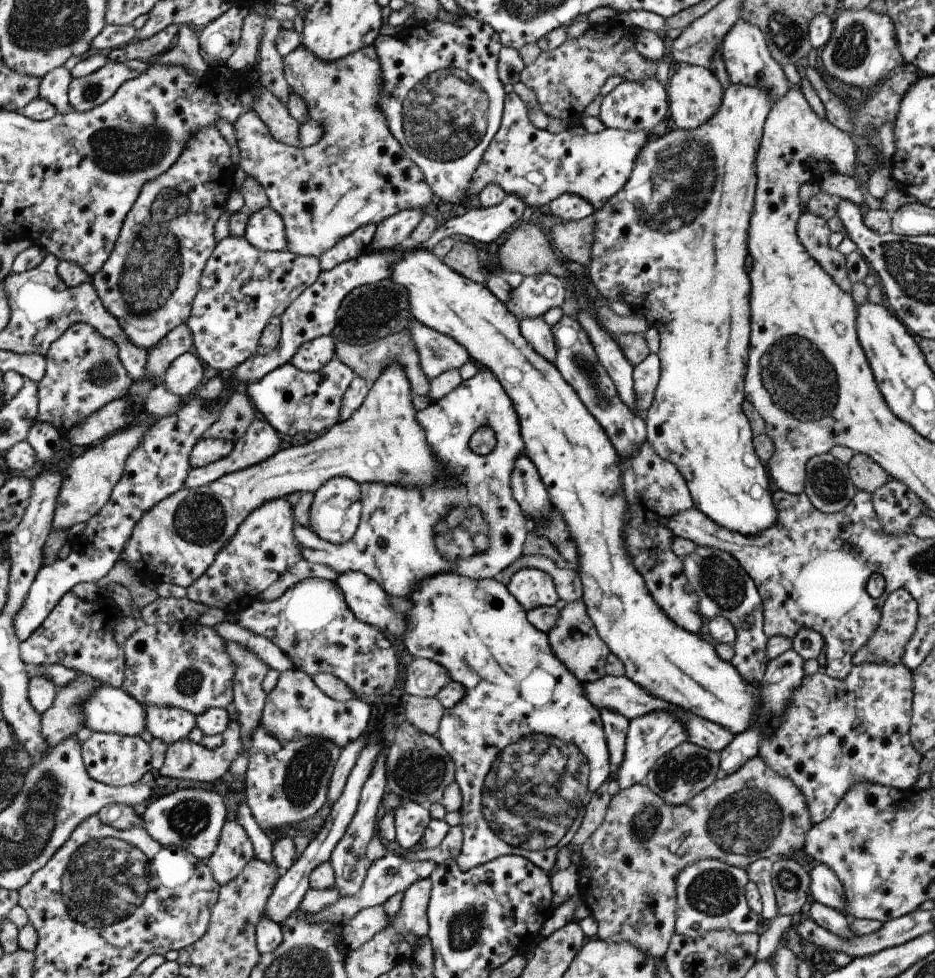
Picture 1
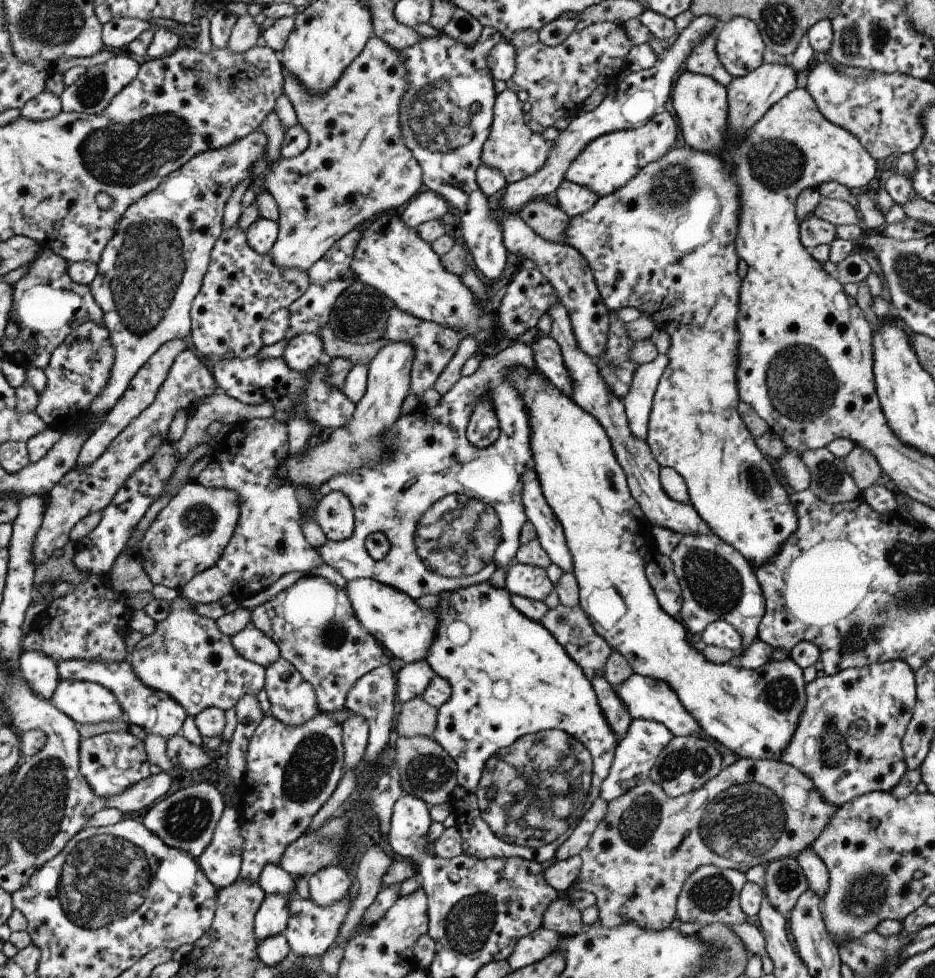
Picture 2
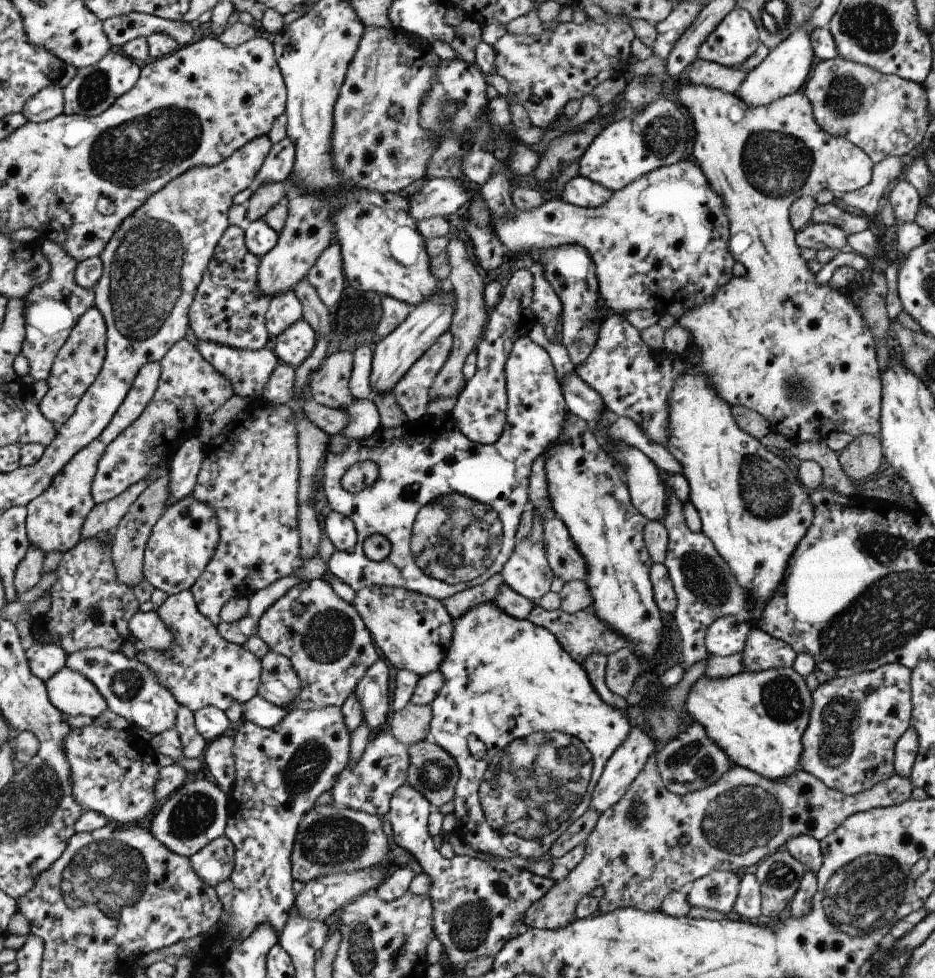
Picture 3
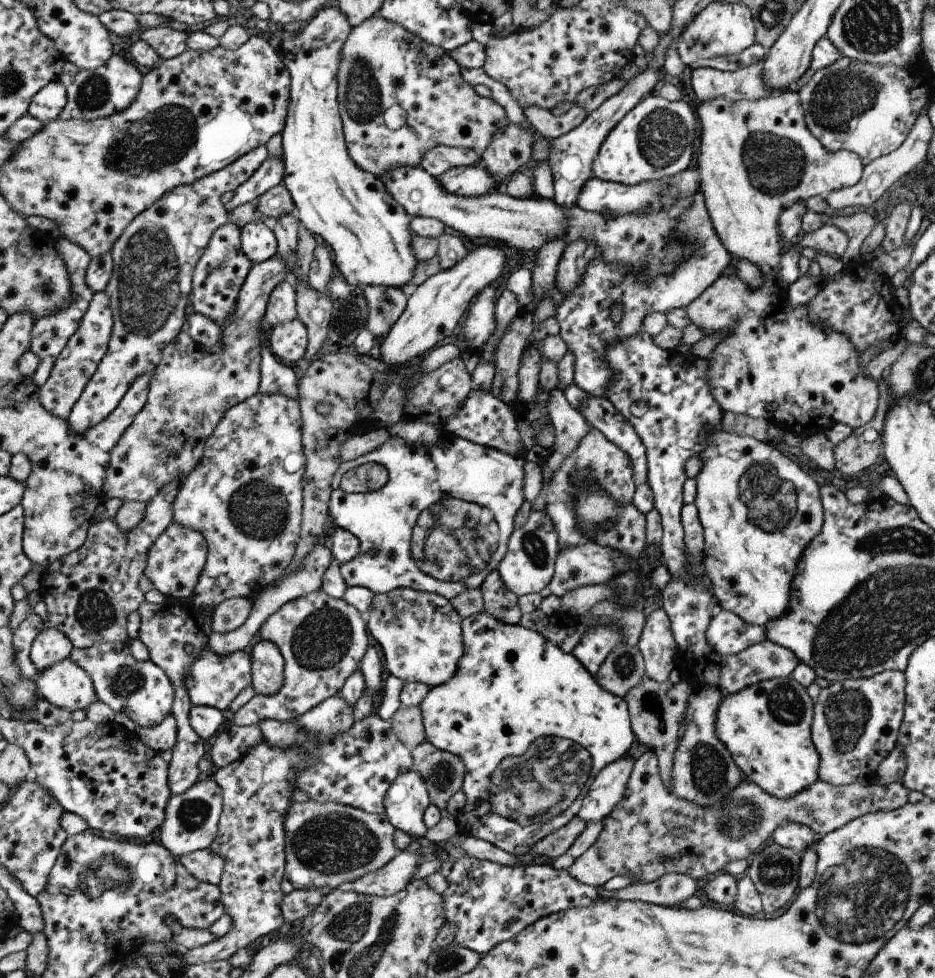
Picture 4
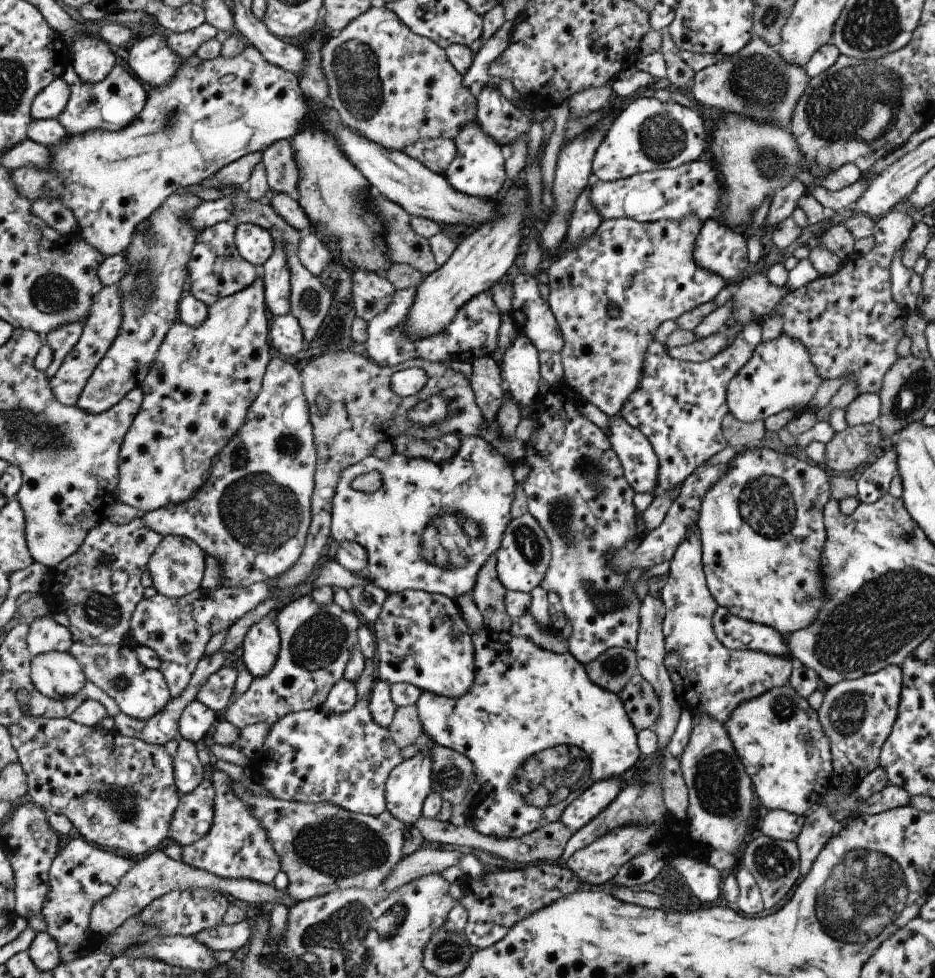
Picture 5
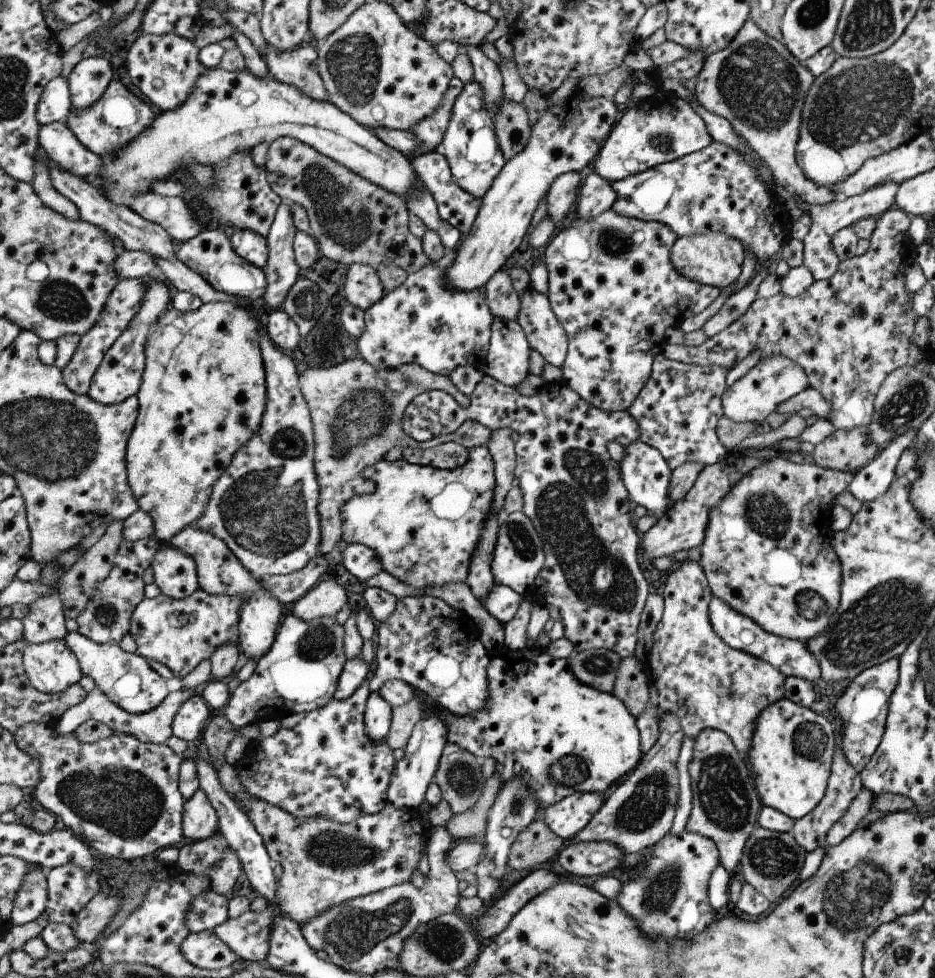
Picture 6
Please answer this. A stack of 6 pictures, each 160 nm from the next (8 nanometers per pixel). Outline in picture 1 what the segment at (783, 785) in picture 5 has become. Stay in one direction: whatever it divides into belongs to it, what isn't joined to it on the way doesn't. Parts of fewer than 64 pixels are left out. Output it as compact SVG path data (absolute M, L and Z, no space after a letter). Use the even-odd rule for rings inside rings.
M398 245L392 248L387 248L387 250L379 250L375 248L372 251L377 252L377 254L399 254L399 258L389 266L389 280L393 280L395 284L403 286L405 288L405 294L407 294L407 304L409 304L409 312L416 322L423 324L425 327L431 328L444 336L449 336L453 338L457 344L462 348L465 348L467 355L471 360L475 360L483 366L486 370L489 370L493 374L493 377L501 384L503 391L507 394L509 400L513 404L513 409L518 417L519 431L521 434L521 440L523 440L525 450L524 455L529 458L529 461L541 480L545 492L547 492L547 498L552 506L557 510L557 514L561 514L563 522L565 522L565 530L569 532L569 540L573 544L573 548L576 550L577 555L577 574L579 576L582 596L581 601L583 602L587 616L593 624L594 630L597 632L598 638L607 646L609 653L613 654L622 664L623 664L623 675L627 676L633 684L641 686L642 690L645 690L647 694L655 696L655 698L661 698L663 702L669 702L673 706L679 706L681 710L686 712L699 715L700 718L709 720L717 726L723 726L725 730L729 730L729 733L735 736L736 733L741 733L743 730L749 730L749 726L757 726L757 730L761 730L759 734L760 738L767 738L773 734L773 730L777 730L777 726L781 724L781 714L785 714L785 706L789 704L789 698L793 694L793 690L799 687L801 680L804 678L803 673L803 660L796 654L792 648L789 648L786 652L783 652L780 656L775 659L771 659L767 662L765 666L765 672L761 676L759 682L745 682L743 678L739 675L739 672L733 668L730 662L723 661L717 657L715 654L713 643L707 639L704 635L695 635L687 630L683 630L681 626L677 626L675 622L672 622L665 616L663 610L653 602L653 598L649 595L643 578L639 575L639 572L633 566L625 546L623 546L623 526L627 524L627 518L629 518L629 512L627 512L627 502L625 502L625 494L623 494L623 488L621 488L621 462L617 455L617 452L613 449L611 442L607 439L603 428L595 421L595 418L585 409L585 406L581 404L577 394L574 394L573 388L568 386L559 375L559 372L555 369L553 364L545 362L541 356L537 356L536 352L533 352L533 348L525 342L525 338L521 337L518 328L518 320L513 318L511 314L506 310L503 303L499 302L491 292L486 288L485 285L477 284L477 282L472 282L459 274L456 274L451 268L448 268L435 254L431 251L423 250L419 245Z

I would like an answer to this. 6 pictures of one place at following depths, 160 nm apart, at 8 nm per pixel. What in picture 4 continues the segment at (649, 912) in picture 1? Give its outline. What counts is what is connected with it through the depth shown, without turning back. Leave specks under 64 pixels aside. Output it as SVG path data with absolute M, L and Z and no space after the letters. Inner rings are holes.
M648 750L637 757L625 785L621 800L602 818L602 826L597 838L582 852L567 872L577 881L596 889L610 878L629 875L635 883L650 883L667 873L681 873L690 876L694 881L701 880L709 874L719 872L730 860L744 858L748 860L763 844L770 841L771 833L781 823L801 823L810 828L818 837L838 829L850 820L877 811L890 811L908 802L908 790L900 781L881 785L879 783L861 785L851 783L843 786L833 786L821 779L813 781L799 793L782 799L771 796L757 784L747 780L731 789L729 794L717 802L707 806L699 806L694 802L675 796L666 789L658 771L655 753Z

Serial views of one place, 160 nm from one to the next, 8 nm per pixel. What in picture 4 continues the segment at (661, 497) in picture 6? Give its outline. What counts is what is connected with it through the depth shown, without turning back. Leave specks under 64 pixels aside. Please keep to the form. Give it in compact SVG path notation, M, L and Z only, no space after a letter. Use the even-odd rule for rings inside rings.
M585 395L579 402L578 411L591 428L603 434L607 441L617 445L630 458L632 479L636 485L646 482L646 454L638 434L615 410L605 397Z

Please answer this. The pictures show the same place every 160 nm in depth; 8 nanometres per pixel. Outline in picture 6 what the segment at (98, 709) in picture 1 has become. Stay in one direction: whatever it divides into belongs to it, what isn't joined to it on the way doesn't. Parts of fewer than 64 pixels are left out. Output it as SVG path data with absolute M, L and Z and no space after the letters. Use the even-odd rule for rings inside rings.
M66 639L52 640L43 644L30 643L24 650L24 667L29 675L32 685L44 693L60 693L71 689L73 685L83 678L81 666L77 656L69 646Z

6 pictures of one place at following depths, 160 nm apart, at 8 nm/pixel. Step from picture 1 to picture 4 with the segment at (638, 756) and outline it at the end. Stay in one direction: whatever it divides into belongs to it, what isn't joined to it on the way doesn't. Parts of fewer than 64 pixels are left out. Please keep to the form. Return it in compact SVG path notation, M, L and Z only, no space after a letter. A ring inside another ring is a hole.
M627 754L605 765L590 782L577 816L586 823L599 822L621 800L634 760Z

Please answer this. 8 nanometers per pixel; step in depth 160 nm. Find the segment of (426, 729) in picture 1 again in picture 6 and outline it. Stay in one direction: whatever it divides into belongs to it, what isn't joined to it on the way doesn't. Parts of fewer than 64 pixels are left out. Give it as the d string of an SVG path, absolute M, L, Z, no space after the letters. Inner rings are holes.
M415 697L392 709L390 727L384 738L392 751L404 748L412 728L421 716L420 702Z

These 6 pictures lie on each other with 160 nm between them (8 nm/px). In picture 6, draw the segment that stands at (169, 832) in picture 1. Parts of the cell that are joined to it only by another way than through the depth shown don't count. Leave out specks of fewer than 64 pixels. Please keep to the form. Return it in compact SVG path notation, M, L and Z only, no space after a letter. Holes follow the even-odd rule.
M203 789L188 799L183 808L183 832L187 841L204 841L221 832L220 817Z

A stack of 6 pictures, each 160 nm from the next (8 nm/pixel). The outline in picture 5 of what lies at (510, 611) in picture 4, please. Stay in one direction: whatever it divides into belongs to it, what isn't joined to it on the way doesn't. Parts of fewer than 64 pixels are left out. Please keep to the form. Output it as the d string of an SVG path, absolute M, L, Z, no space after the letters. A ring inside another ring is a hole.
M491 555L477 573L470 597L480 610L483 624L493 630L509 631L512 619L505 612L504 596L507 590L496 575L496 561Z

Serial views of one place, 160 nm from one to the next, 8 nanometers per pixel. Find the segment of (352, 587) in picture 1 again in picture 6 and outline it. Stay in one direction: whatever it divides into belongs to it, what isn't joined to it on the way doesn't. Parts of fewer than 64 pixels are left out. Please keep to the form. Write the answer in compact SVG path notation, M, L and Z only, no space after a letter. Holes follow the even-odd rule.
M423 593L398 598L391 614L377 624L373 651L375 670L373 676L366 681L370 692L377 691L386 680L399 679L416 693L429 698L437 708L459 717L476 713L488 701L486 666L489 657L480 641L479 628L475 626L471 615L452 609L440 598Z

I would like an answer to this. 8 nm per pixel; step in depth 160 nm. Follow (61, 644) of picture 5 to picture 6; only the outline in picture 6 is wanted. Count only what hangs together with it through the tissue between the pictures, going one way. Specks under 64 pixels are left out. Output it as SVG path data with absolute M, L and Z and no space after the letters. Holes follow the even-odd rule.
M58 582L53 587L55 592L51 596L40 598L34 605L29 607L28 615L23 619L24 638L30 643L43 644L52 640L61 640L67 638L70 632L67 631L65 620L67 619L64 611L63 599L58 589Z

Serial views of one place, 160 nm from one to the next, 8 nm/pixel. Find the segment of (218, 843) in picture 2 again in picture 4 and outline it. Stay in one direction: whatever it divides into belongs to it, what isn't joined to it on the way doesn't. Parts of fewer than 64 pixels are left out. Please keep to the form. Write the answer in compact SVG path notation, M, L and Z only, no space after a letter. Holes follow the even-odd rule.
M201 849L176 859L196 880L213 885L220 884L225 868L224 856L221 853L216 853L213 849Z

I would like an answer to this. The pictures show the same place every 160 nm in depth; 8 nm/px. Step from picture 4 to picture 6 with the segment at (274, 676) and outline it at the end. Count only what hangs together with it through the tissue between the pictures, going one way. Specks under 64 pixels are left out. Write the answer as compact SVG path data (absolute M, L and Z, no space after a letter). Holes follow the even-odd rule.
M193 526L187 527L163 544L176 546L196 560L201 589L214 595L233 595L246 600L240 612L239 643L245 656L258 663L275 643L277 626L280 624L279 618L282 618L281 603L283 601L269 595L268 588L264 586L261 579L257 579L248 570L224 540L217 538L209 531L202 531Z

